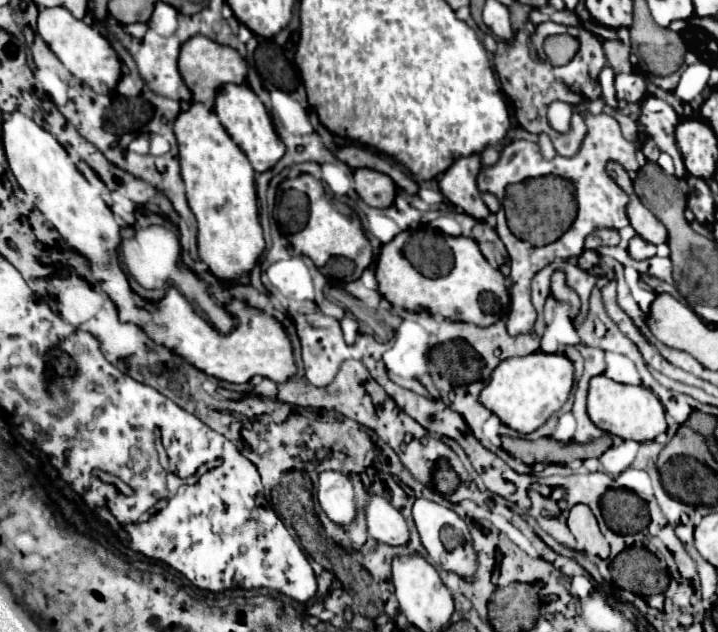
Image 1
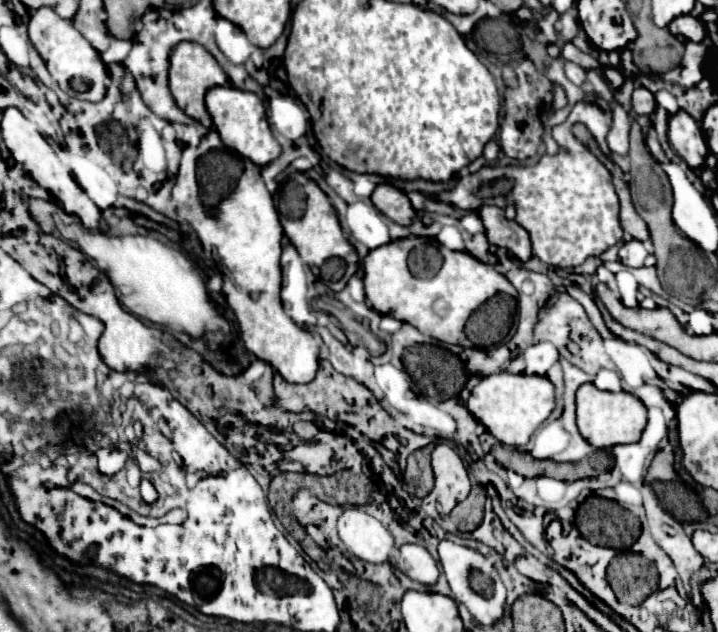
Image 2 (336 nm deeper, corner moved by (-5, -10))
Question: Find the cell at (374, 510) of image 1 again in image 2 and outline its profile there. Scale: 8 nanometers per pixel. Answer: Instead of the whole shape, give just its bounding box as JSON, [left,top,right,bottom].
[396,544,438,586]

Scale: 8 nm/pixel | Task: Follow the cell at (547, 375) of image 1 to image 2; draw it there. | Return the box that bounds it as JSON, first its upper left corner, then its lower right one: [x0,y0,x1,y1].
[466,372,556,446]

